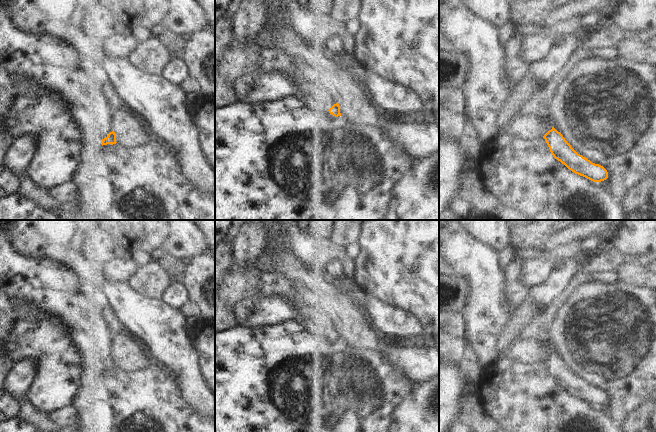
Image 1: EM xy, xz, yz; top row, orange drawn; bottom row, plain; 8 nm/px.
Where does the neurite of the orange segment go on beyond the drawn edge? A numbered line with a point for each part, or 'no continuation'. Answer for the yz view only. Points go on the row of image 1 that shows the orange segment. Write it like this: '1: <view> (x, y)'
1: yz (539, 121)

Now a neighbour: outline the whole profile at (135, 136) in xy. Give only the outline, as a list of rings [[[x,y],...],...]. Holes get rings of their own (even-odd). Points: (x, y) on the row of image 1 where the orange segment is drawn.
[[[117,117],[114,123],[114,132],[118,145],[128,143],[134,147],[141,147],[150,142],[149,135],[142,128],[130,127],[122,117]]]

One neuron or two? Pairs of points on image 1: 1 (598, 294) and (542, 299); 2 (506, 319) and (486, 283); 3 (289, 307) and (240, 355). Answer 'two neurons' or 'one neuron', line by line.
1: two neurons
2: one neuron
3: two neurons

